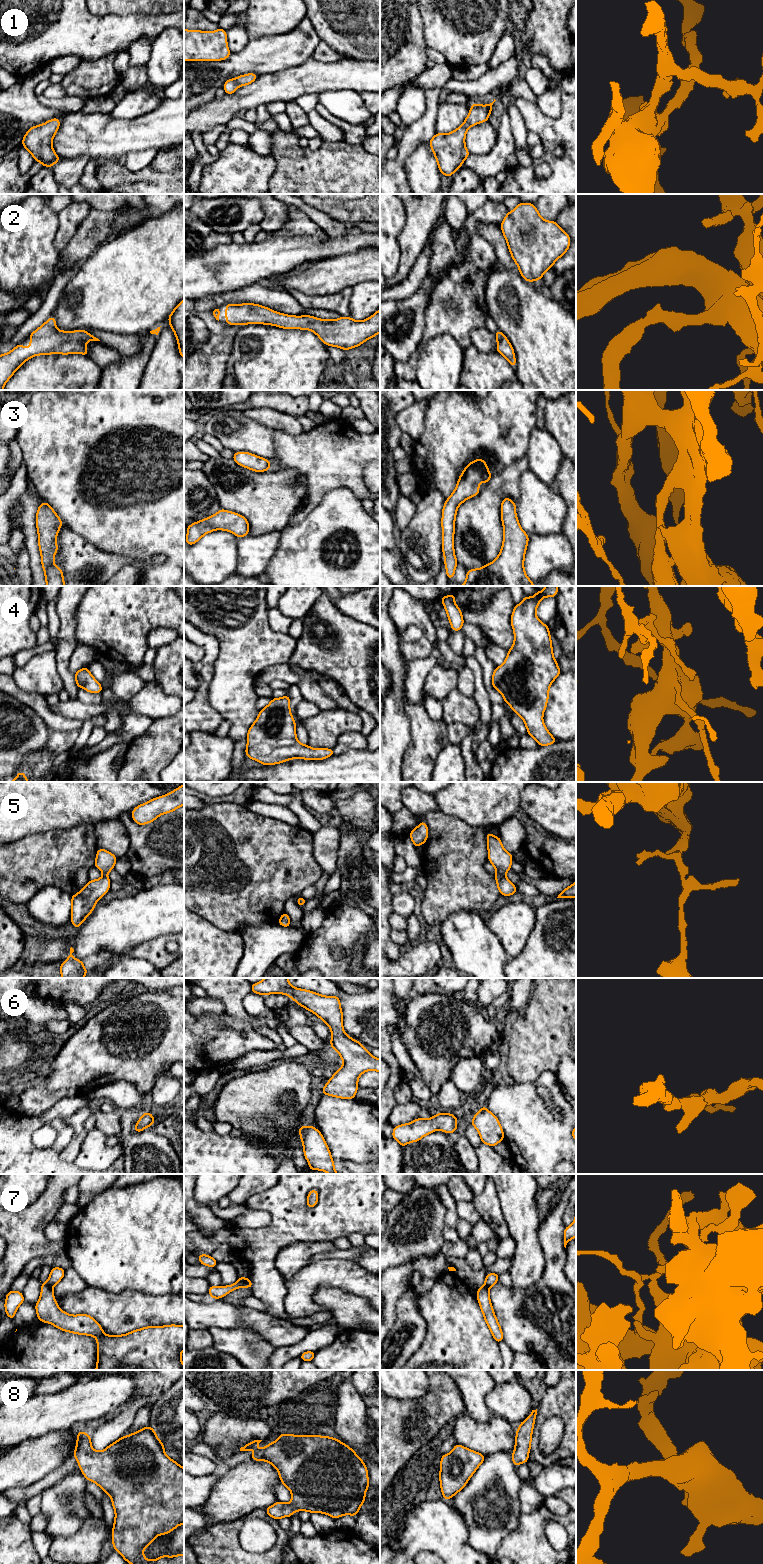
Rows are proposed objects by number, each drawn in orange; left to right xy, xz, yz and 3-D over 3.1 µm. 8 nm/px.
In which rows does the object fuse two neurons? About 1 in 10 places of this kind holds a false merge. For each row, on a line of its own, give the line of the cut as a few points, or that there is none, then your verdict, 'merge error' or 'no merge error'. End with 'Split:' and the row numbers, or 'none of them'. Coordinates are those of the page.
1: cut none; no merge error
2: cut none; no merge error
3: cut none; no merge error
4: cut none; no merge error
5: cut none; no merge error
6: cut none; no merge error
7: cut none; no merge error
8: cut none; no merge error
Split: none of them

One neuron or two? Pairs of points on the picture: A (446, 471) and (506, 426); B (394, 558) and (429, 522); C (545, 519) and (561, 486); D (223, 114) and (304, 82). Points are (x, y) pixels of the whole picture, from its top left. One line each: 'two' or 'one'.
A: one
B: two
C: two
D: one

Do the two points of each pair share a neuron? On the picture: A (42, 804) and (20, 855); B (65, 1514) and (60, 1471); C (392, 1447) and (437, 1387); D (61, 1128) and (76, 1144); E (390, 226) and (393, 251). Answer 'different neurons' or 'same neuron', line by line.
A: different neurons
B: different neurons
C: same neuron
D: different neurons
E: different neurons

